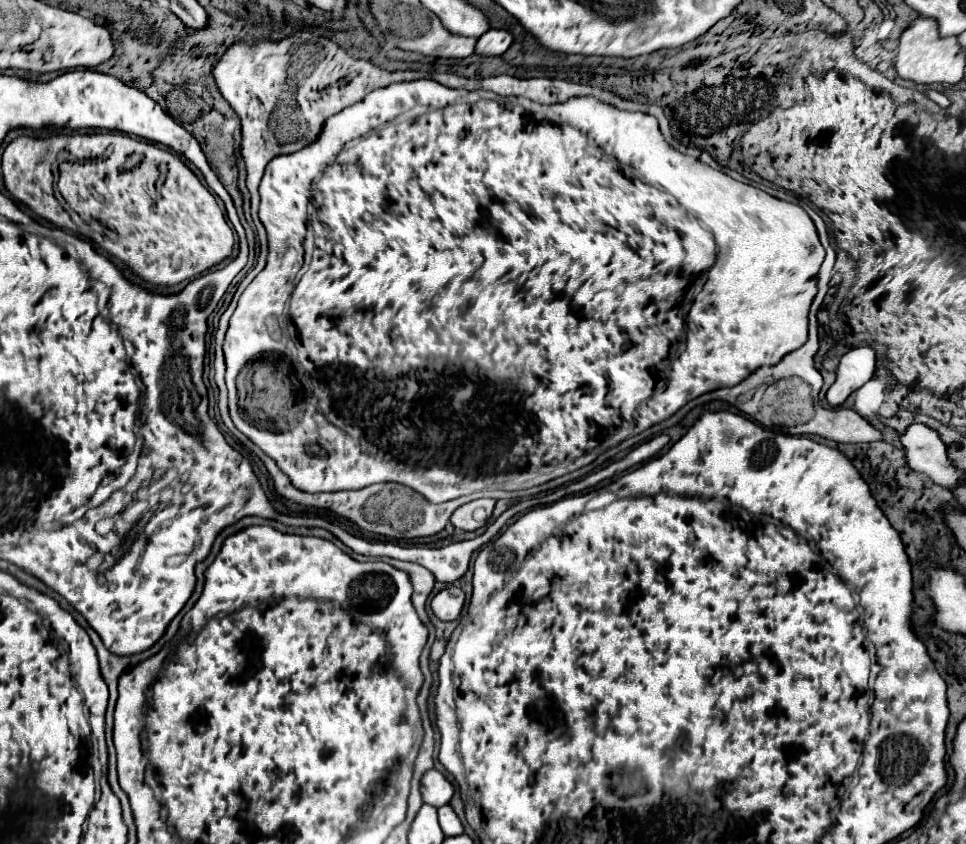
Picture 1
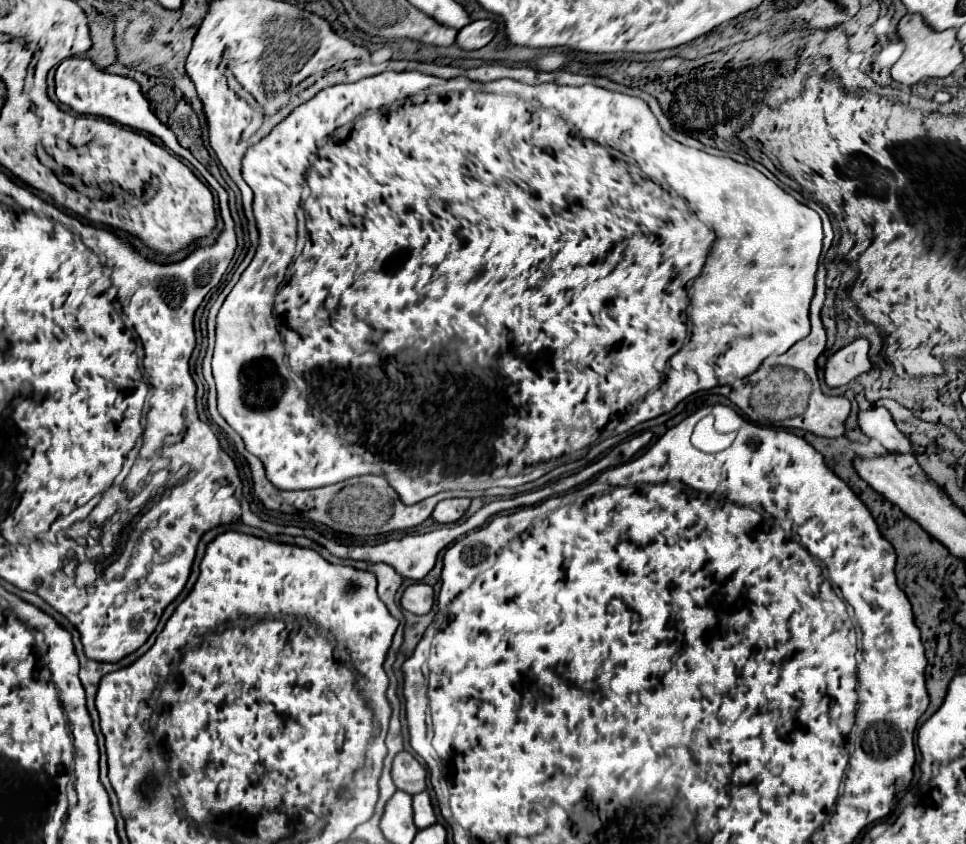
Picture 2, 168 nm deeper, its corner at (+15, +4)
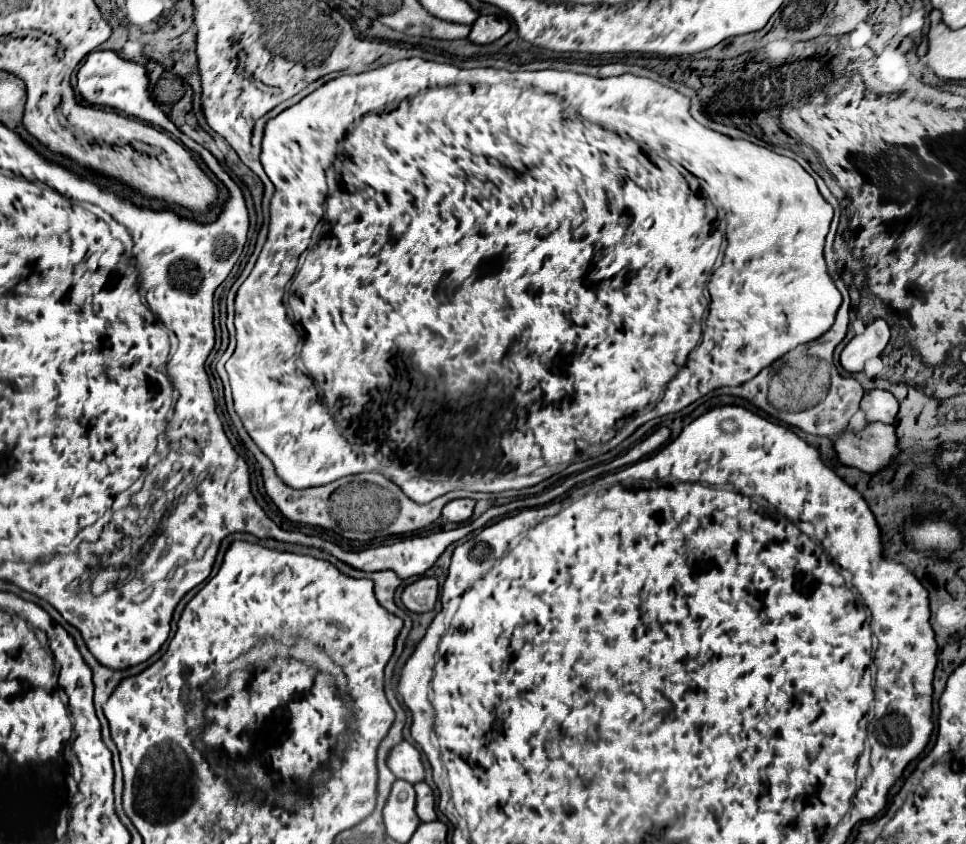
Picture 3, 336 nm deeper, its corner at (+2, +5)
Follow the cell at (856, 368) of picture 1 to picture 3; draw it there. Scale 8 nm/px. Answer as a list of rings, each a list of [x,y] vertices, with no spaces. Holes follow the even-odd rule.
[[[873,319],[865,325],[865,331],[861,335],[855,335],[841,353],[841,365],[849,373],[863,371],[863,365],[867,359],[881,355],[885,345],[889,343],[889,323],[885,319]]]

